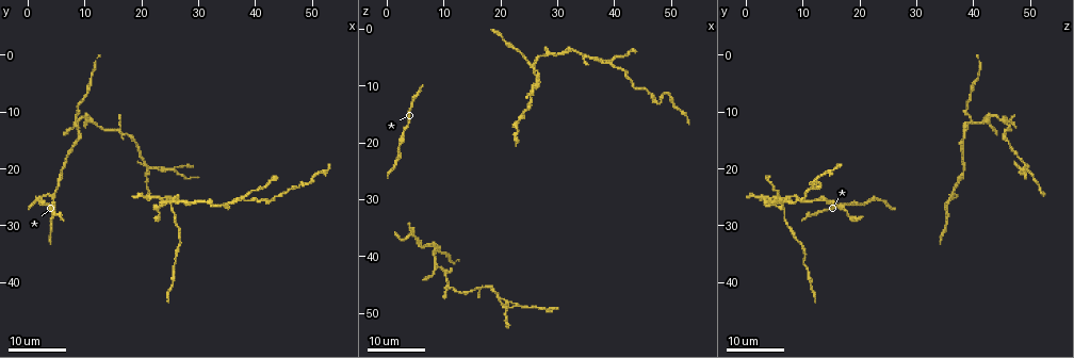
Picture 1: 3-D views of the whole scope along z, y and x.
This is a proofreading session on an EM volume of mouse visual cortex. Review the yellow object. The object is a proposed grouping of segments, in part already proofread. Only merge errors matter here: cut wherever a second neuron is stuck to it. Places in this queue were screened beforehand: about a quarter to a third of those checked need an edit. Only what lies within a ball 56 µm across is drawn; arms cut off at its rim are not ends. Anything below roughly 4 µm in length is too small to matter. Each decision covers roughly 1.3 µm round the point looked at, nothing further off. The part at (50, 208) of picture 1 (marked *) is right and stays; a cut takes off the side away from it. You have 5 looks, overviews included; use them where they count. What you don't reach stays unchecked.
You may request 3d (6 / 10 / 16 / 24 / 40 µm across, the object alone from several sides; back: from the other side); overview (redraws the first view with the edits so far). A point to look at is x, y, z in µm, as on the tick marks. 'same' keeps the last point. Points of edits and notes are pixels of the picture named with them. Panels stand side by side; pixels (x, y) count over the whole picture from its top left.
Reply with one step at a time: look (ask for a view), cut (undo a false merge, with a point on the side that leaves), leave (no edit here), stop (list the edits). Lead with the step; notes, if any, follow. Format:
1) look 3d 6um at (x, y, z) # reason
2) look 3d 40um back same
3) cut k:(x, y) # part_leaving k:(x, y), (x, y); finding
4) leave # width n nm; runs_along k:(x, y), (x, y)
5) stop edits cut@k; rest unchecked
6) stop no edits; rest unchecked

look 3d 24um at (26.0, 25.5, 6.5) # four or more arms meet

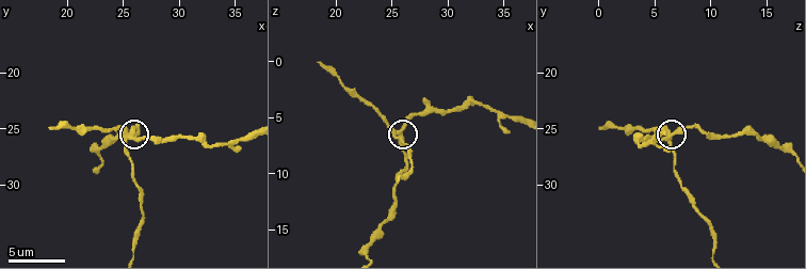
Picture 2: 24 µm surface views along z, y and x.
look 3d 10um at (25.8, 25.6, 6.2)

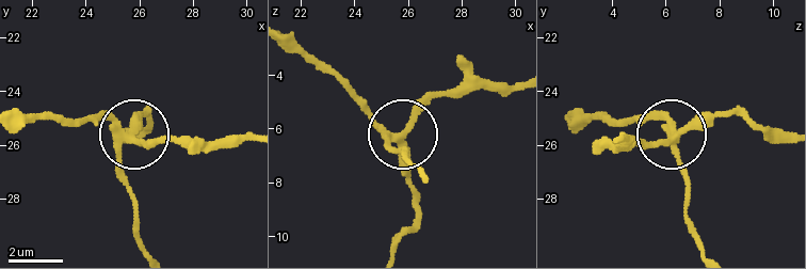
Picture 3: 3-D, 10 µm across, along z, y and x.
cut 3:(119, 180) # part_leaving 3:(118, 151), (143, 251); two neurons meet here

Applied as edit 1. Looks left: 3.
look 3d 16um at (38.0, 25.0, 5.5) # side arm on a straight run

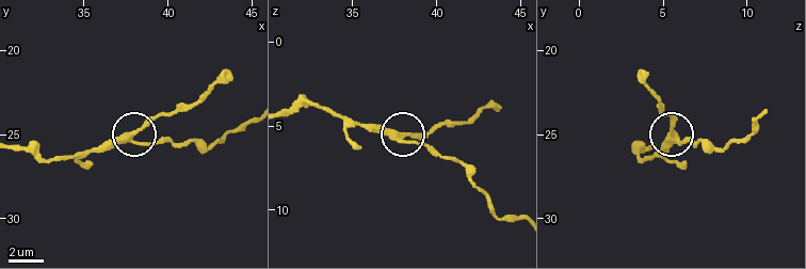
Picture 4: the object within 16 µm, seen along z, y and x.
look 3d 10um at (37.8, 25.1, 5.7)

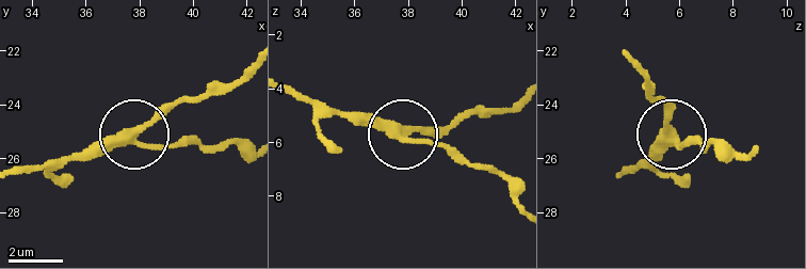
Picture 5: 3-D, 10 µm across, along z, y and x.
leave # side_arm 8 um; runs_along 5:(291, 90), (401, 133), (454, 129); one neuron here

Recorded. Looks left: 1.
stop edits cut@3; rest unchecked

